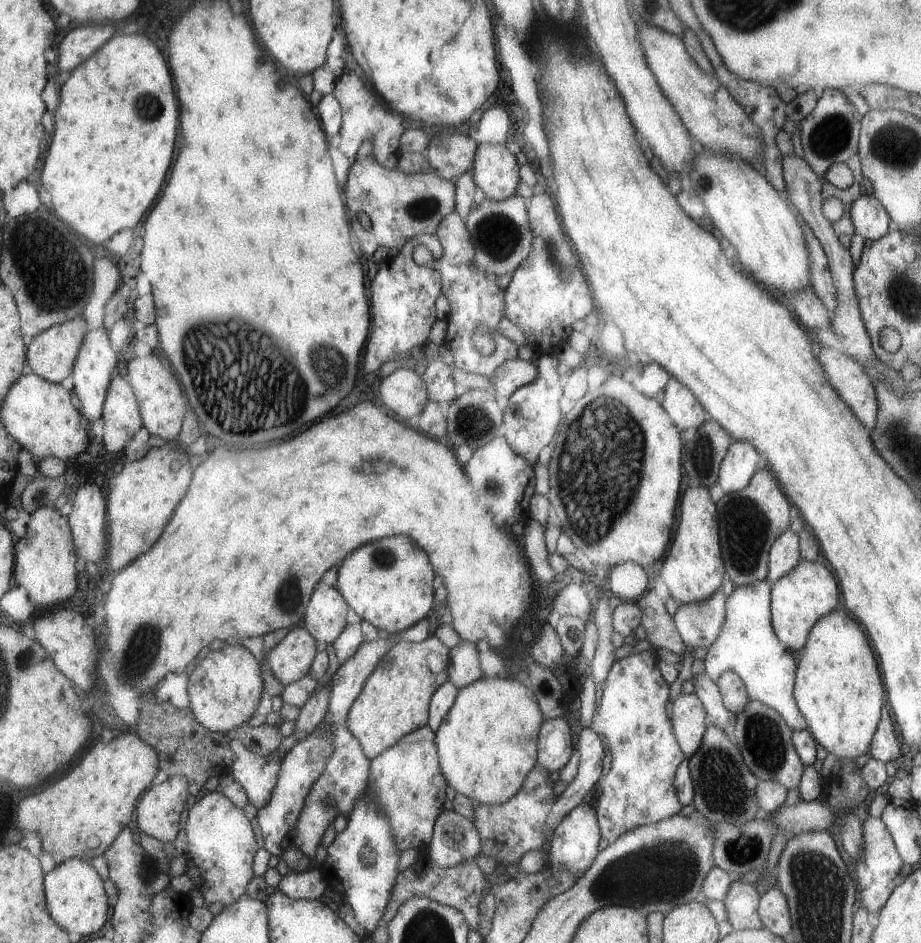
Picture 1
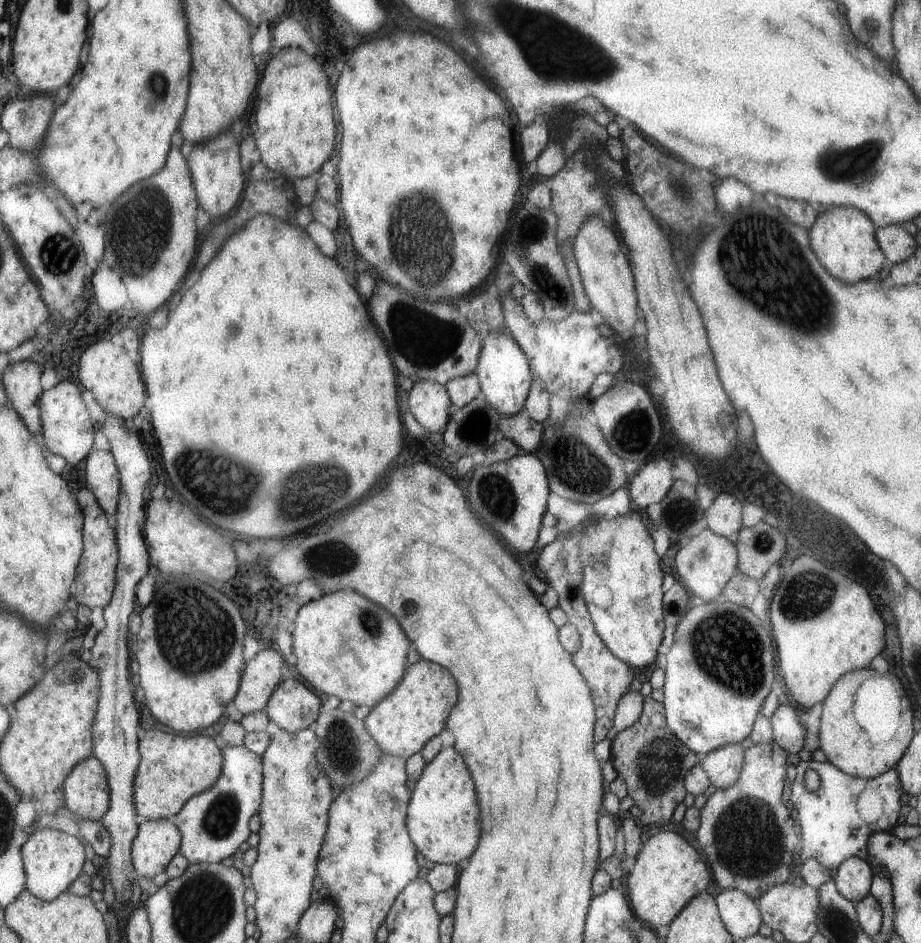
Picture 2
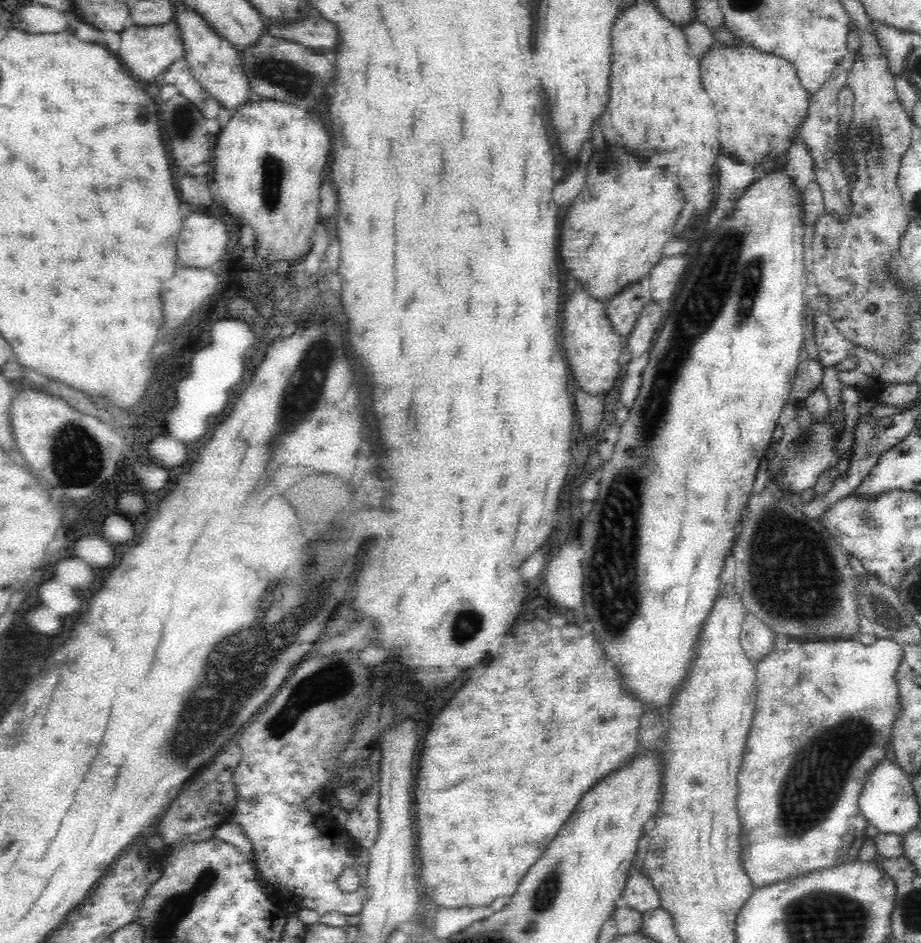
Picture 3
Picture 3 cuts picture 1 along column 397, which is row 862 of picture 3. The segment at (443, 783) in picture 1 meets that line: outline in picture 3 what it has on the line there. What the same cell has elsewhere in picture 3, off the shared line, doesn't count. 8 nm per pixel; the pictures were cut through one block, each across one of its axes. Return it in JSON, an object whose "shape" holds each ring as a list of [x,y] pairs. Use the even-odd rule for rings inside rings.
{"shape":[[[776,636],[776,648],[774,652],[764,658],[758,666],[758,676],[756,676],[756,688],[758,688],[758,700],[756,700],[756,714],[752,722],[752,730],[748,736],[746,752],[744,752],[744,762],[740,768],[740,792],[738,792],[738,806],[740,806],[740,822],[744,822],[744,870],[748,878],[752,880],[754,888],[768,886],[786,878],[796,878],[802,874],[808,874],[812,870],[824,870],[832,868],[834,864],[842,862],[852,862],[858,860],[858,852],[868,840],[866,828],[870,826],[868,820],[864,818],[860,810],[860,792],[866,786],[868,778],[872,772],[884,764],[886,758],[886,748],[894,744],[894,730],[896,730],[896,720],[900,720],[900,714],[904,714],[904,704],[902,704],[902,692],[900,692],[900,666],[904,664],[904,646],[894,642],[894,640],[876,640],[870,646],[860,644],[860,640],[844,640],[844,642],[796,642],[790,640],[790,636]]]}

